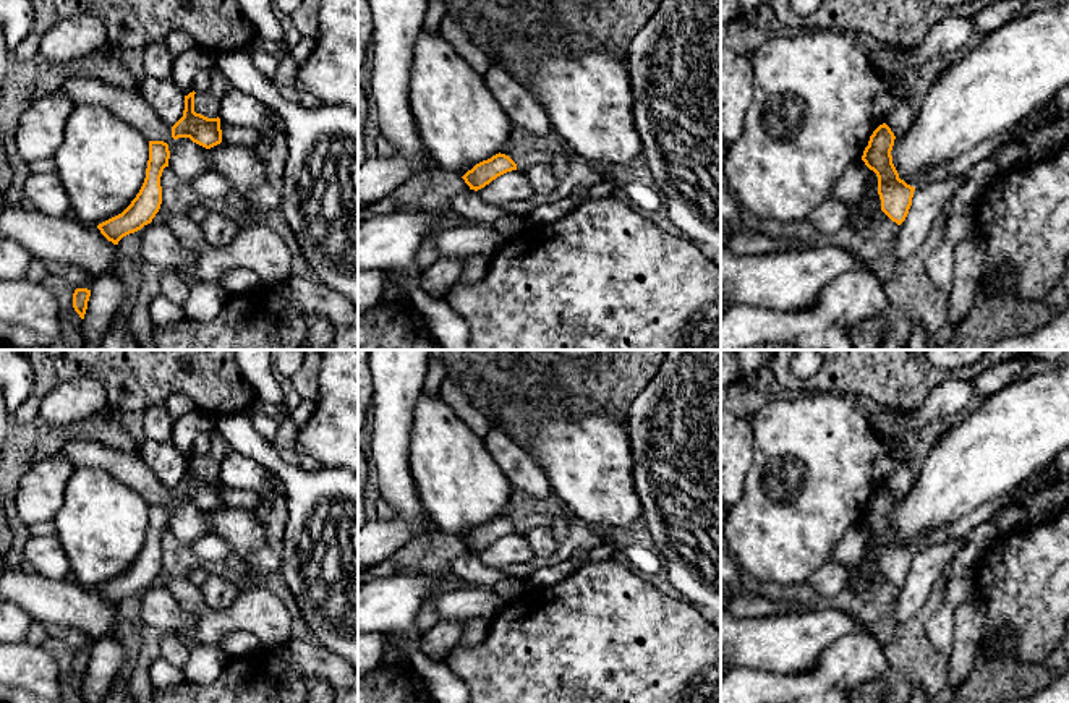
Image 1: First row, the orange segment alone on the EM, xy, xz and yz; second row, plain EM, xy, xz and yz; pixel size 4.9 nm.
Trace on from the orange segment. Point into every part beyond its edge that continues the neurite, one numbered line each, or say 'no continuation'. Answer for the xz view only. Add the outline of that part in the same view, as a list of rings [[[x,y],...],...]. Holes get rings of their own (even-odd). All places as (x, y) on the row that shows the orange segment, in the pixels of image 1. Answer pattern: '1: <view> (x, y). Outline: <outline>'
no continuation

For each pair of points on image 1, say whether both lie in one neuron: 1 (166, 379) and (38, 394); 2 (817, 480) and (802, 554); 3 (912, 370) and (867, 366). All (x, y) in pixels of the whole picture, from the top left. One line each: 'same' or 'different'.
1: same
2: same
3: same

